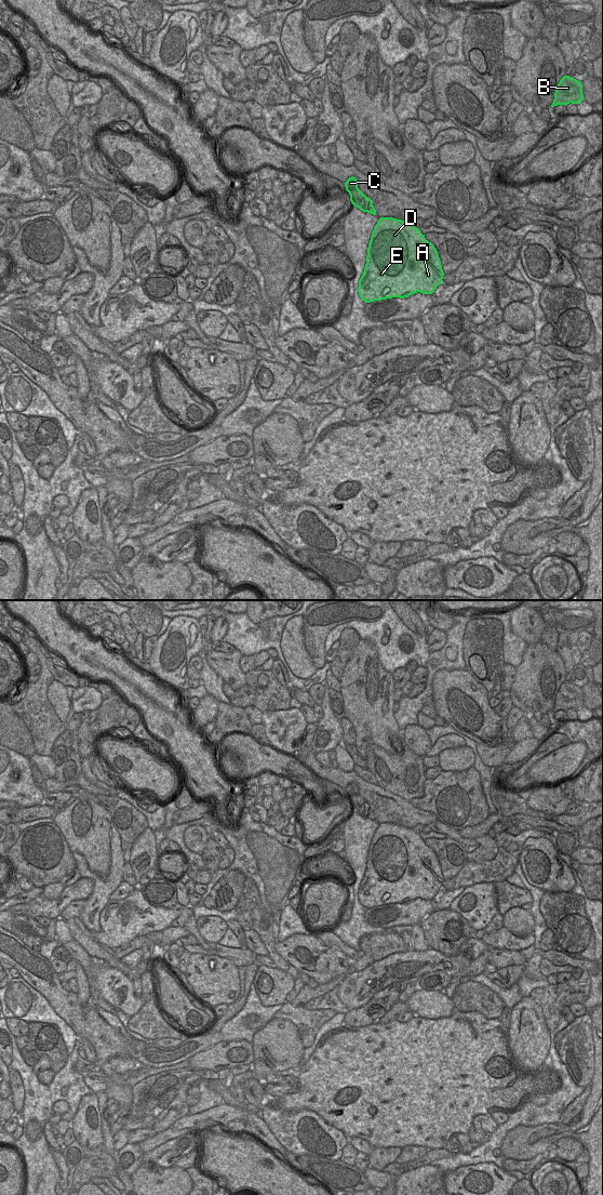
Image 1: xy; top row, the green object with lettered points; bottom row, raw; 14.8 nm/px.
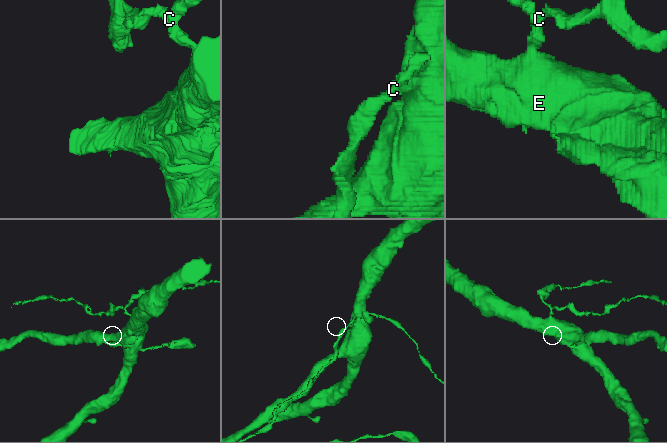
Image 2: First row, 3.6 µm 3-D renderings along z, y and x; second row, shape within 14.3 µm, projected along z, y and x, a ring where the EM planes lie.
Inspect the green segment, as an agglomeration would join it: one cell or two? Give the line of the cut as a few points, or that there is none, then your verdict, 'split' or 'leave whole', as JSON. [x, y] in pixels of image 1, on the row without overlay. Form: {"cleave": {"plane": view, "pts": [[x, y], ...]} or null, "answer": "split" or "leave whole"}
{"cleave": {"plane": "xy", "pts": [[357, 793], [348, 797]]}, "answer": "split"}

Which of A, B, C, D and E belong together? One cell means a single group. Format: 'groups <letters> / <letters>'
groups A D E / B C

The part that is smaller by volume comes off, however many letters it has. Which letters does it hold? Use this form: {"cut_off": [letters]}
{"cut_off": ["B", "C"]}

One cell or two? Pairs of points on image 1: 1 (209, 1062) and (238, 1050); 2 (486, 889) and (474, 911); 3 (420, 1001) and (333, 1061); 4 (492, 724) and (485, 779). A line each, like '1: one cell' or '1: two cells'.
1: one cell
2: one cell
3: two cells
4: two cells

